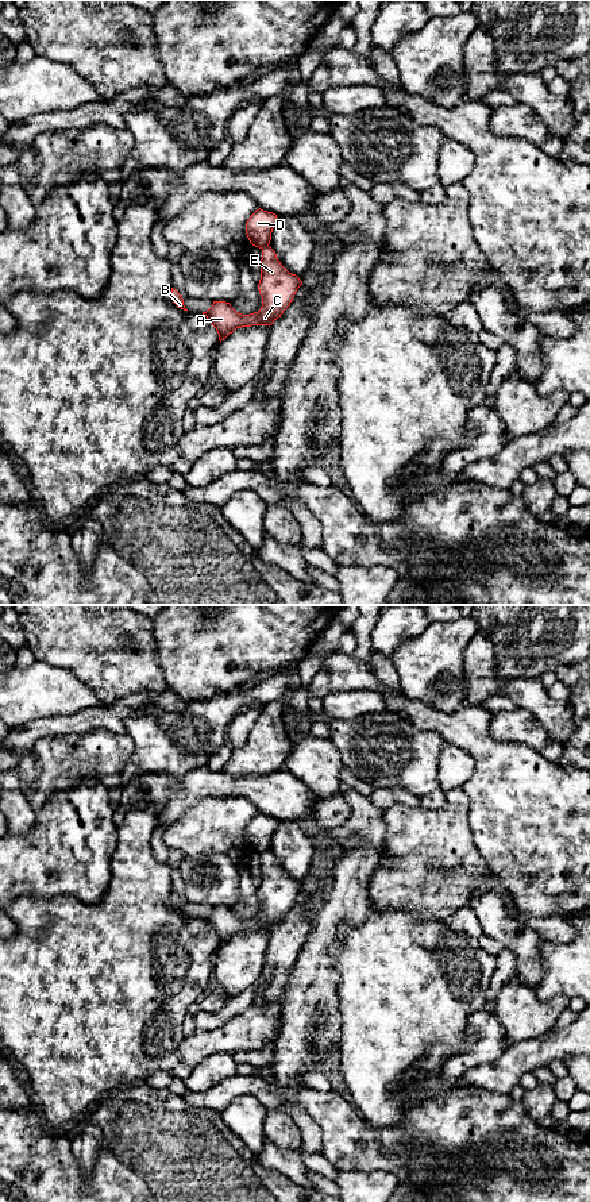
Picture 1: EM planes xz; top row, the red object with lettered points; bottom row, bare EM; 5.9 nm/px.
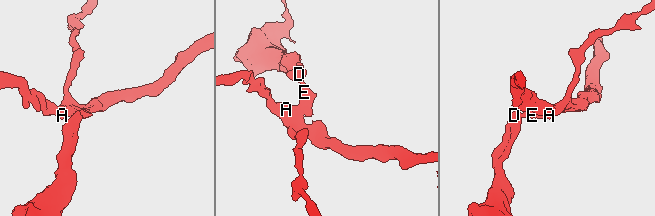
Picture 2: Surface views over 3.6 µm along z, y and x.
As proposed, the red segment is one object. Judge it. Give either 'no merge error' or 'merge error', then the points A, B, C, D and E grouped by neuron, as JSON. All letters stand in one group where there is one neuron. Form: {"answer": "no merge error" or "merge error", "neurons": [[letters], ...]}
{"answer": "merge error", "neurons": [["A", "B", "C", "E"], ["D"]]}

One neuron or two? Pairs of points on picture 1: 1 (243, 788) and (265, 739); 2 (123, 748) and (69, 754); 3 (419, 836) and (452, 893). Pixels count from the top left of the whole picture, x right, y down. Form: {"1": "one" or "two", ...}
{"1": "two", "2": "one", "3": "one"}

